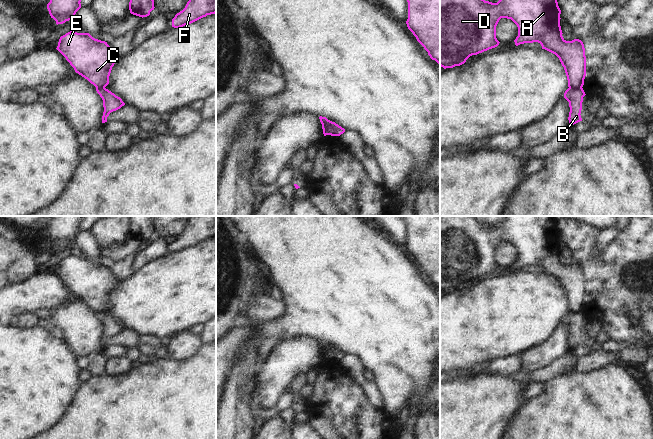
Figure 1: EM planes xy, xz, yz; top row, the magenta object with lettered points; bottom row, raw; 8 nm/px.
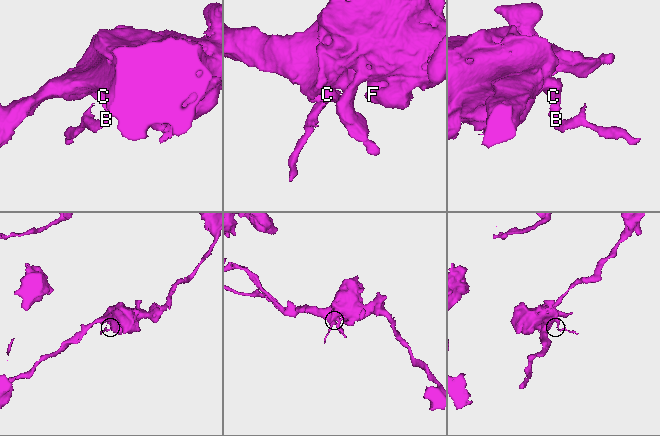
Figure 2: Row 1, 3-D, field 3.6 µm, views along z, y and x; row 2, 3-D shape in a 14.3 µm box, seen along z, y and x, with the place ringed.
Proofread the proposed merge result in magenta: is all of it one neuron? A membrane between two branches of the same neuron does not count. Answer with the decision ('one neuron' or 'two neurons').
two neurons

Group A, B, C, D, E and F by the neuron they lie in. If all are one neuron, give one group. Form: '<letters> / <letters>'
A C D E F / B

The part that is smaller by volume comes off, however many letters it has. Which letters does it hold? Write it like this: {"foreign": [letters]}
{"foreign": ["B"]}

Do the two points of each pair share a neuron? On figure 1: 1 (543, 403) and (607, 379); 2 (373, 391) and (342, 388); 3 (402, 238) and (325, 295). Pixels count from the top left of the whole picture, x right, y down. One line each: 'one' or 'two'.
1: one
2: two
3: two

